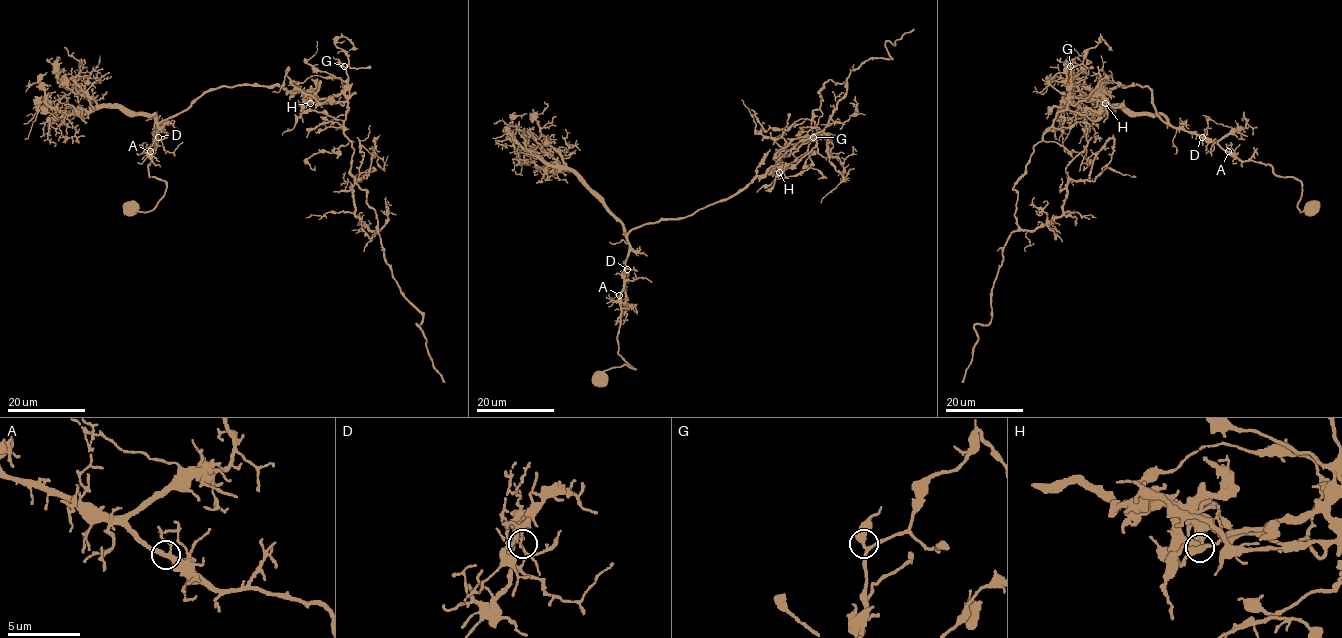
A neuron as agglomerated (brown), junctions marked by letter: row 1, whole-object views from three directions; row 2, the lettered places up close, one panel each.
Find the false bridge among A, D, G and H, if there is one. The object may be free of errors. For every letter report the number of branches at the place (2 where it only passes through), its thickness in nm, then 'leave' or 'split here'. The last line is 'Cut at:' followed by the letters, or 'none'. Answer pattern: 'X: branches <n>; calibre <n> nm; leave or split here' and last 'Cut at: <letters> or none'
A: branches 3; calibre 280 nm; leave
D: branches 3; calibre 280 nm; leave
G: branches 3; calibre 300 nm; leave
H: branches 3; calibre 300 nm; split here
Cut at: H

